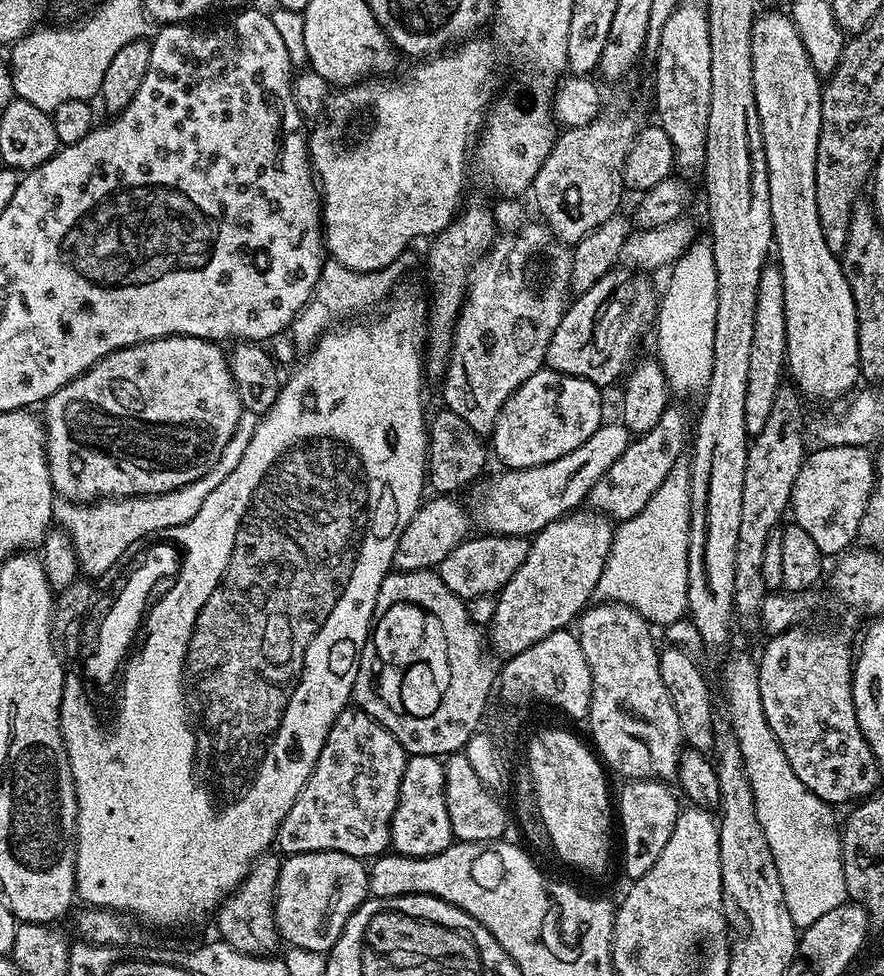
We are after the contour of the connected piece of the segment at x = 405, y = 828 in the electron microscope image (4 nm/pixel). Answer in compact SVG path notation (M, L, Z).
M409 756L406 774L402 776L400 801L392 819L391 851L401 856L433 856L442 854L452 843L450 810L446 810L444 760L438 756Z

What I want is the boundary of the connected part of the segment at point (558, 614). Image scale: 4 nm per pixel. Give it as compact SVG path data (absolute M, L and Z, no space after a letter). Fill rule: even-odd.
M601 514L564 515L533 535L526 562L510 578L496 598L496 613L490 621L490 644L505 657L518 654L534 642L567 629L595 597L598 578L602 578L604 559L612 545L614 524Z

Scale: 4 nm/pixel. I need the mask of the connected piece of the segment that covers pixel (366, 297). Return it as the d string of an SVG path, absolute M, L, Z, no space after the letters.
M411 251L403 252L397 263L392 264L388 268L378 270L377 272L350 270L346 266L339 264L336 260L329 259L327 263L325 263L324 268L320 272L318 282L314 286L312 299L309 300L308 305L298 313L296 321L292 323L290 337L292 336L293 342L296 343L298 347L304 348L303 350L311 349L312 345L315 344L329 328L333 327L337 322L351 317L348 316L351 312L360 312L363 308L372 308L375 304L382 303L384 299L387 301L397 287L396 279L403 274L404 268L411 266L412 255L413 253Z

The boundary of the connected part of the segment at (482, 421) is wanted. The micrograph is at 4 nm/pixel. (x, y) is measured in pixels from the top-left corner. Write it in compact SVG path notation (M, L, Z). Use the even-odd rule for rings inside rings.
M528 222L523 228L513 231L511 234L504 234L493 243L492 247L477 260L476 265L472 268L472 275L468 286L468 294L464 297L464 306L460 310L460 317L456 320L456 327L452 331L452 353L448 356L448 366L444 371L442 383L444 383L444 400L447 411L460 415L475 432L482 437L491 437L496 428L496 419L502 410L502 406L530 378L534 373L545 367L545 356L547 347L550 346L550 340L558 329L558 322L562 322L564 311L570 303L570 293L573 291L571 286L571 266L572 266L573 249L553 234L547 224L543 222Z

